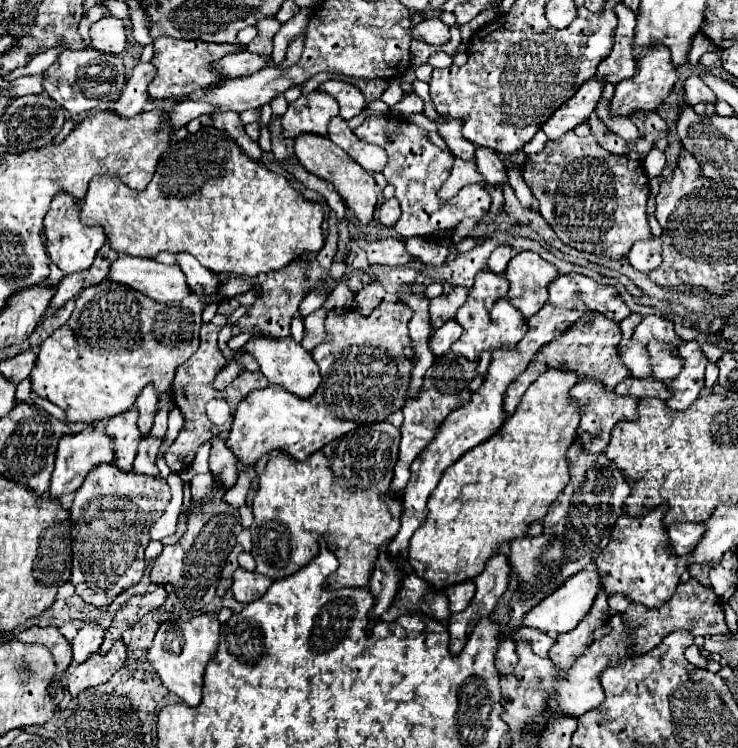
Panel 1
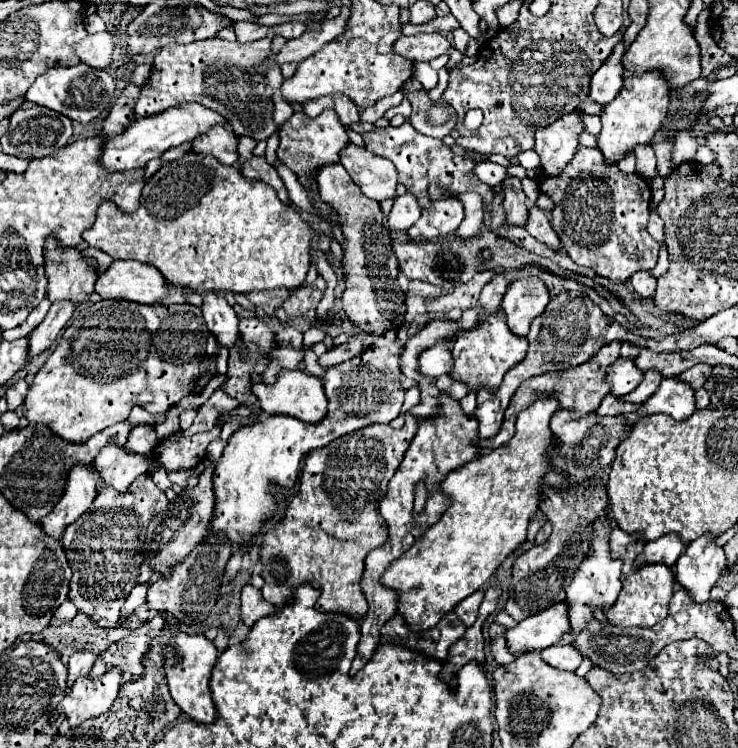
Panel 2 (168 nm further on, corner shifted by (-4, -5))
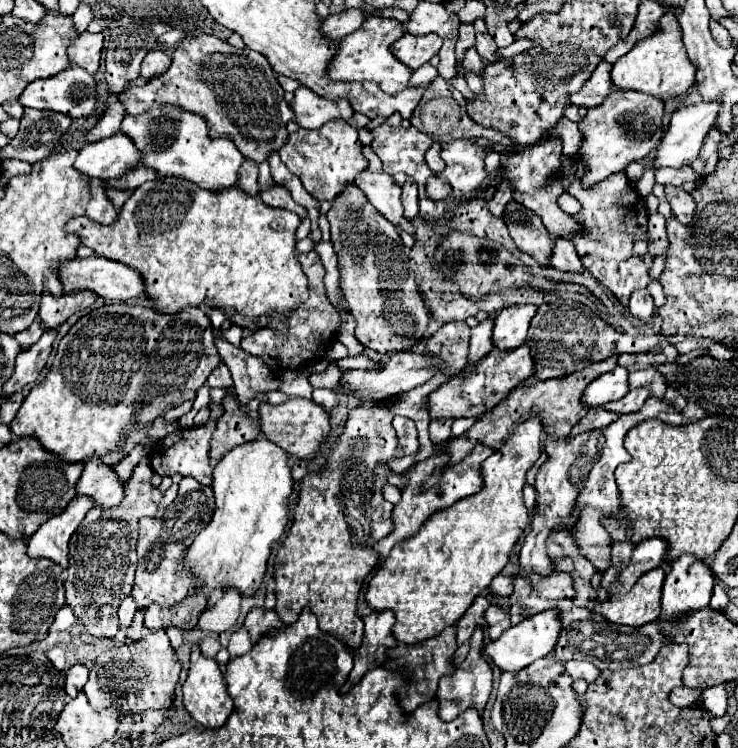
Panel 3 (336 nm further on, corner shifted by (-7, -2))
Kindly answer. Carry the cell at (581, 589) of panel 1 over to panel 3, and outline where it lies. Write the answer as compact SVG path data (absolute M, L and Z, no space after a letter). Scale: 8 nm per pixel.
M546 610L546 612L540 612L536 616L530 616L530 618L522 620L518 626L510 626L498 640L492 640L492 642L488 642L484 646L484 654L500 670L504 670L504 672L516 672L516 670L526 668L534 660L548 656L554 650L558 636L560 636L558 612L556 610Z

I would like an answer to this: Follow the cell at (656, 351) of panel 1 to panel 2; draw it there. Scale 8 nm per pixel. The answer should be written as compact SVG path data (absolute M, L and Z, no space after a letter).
M649 369L649 373L645 373L645 379L643 383L633 391L633 393L627 393L623 399L625 401L631 401L631 403L645 403L661 385L661 373L657 373L655 369Z

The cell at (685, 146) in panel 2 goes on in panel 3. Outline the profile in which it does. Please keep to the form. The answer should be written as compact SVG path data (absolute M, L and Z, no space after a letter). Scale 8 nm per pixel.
M700 102L700 104L694 104L694 106L682 106L682 108L678 108L672 114L672 118L670 118L670 124L668 124L666 134L662 138L662 144L658 146L658 152L656 152L654 160L652 160L652 168L664 168L664 166L682 168L688 162L696 160L704 136L714 126L718 108L720 108L718 102Z

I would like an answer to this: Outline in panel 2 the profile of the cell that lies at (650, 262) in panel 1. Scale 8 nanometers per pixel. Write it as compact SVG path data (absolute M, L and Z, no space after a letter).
M637 271L633 273L633 277L629 279L635 293L641 297L641 299L647 299L647 297L653 297L655 293L655 277L651 275L651 271Z

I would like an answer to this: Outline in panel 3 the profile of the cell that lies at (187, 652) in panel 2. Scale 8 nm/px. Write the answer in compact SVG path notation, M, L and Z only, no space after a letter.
M194 646L192 648L192 656L190 656L190 670L188 670L188 678L186 682L182 684L182 694L184 694L184 706L188 710L188 714L200 722L204 728L220 728L226 724L228 716L232 714L234 710L234 704L232 704L232 698L230 694L226 692L226 682L224 682L224 676L216 664L216 660L212 658L204 658L200 654L200 648Z

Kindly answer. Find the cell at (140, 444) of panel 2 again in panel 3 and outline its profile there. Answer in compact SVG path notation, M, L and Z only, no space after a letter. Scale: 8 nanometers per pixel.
M136 446L136 448L114 468L116 474L118 474L118 478L120 478L122 482L128 482L130 476L132 476L132 472L134 472L134 468L136 468L136 464L138 464L144 456L148 456L148 450L144 450L144 446Z

